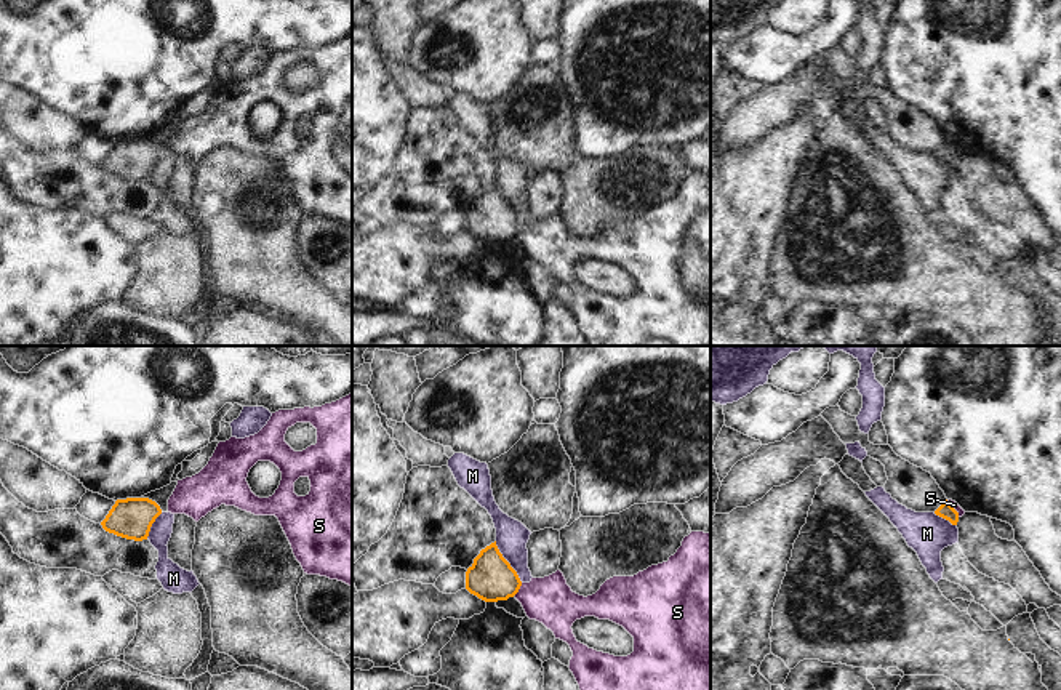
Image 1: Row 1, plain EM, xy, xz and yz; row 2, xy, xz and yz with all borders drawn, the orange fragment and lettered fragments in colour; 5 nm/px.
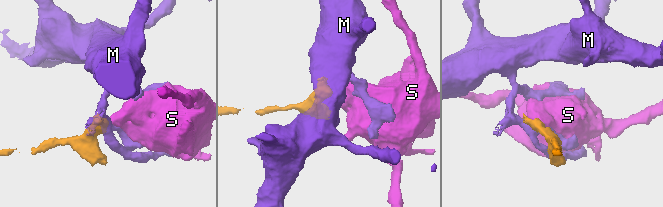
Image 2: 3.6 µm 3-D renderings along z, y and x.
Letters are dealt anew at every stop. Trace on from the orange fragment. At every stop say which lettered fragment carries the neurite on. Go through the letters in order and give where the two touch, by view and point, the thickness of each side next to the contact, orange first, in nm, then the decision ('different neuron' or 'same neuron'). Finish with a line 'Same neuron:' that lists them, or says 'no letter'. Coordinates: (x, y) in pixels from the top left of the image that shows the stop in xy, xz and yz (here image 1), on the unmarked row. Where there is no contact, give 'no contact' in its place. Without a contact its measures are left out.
M: xz (508, 204) | 240/160 nm | different neuron
S: xz (519, 229) | 240/240 nm | different neuron
Same neuron: no letter

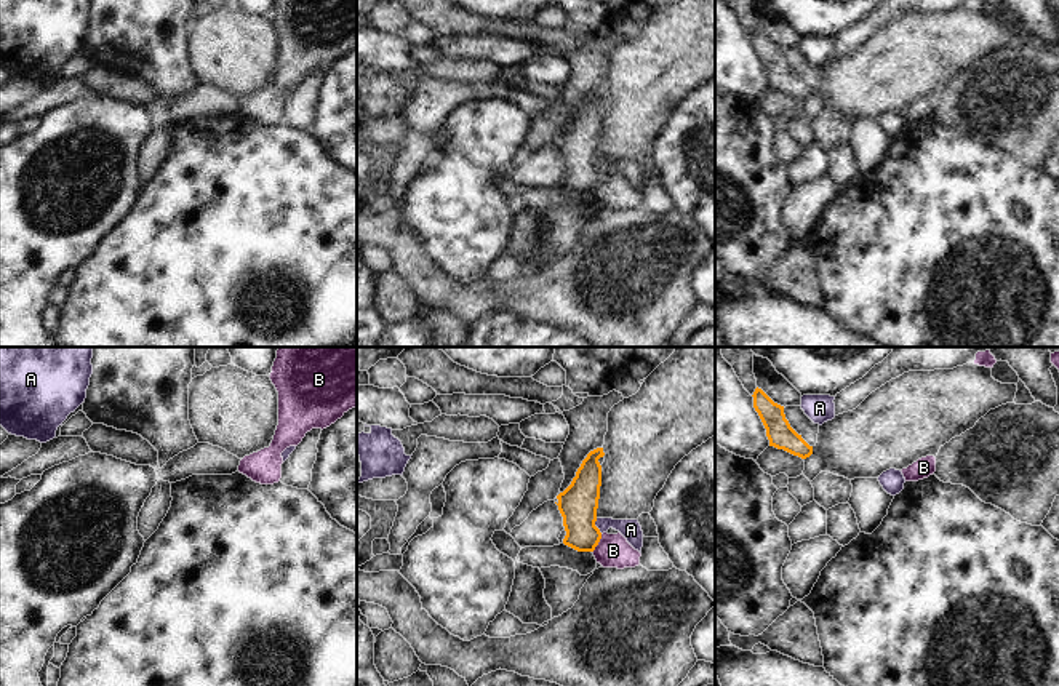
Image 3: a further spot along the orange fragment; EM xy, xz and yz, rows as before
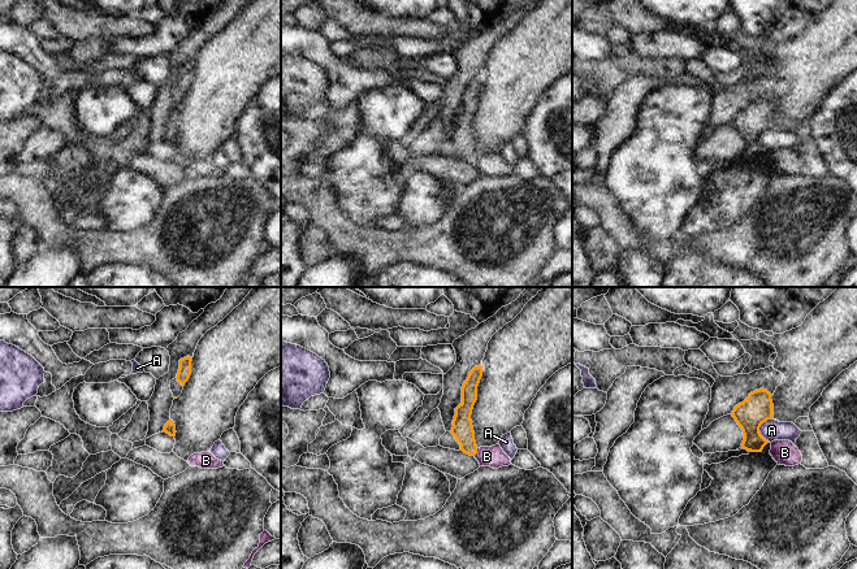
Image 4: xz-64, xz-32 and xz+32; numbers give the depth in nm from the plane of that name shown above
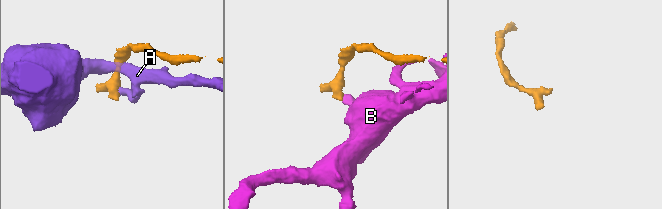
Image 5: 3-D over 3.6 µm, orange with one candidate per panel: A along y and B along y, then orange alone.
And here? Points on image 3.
A: xz (595, 168) | 200/100 nm | different neuron
B: xz (597, 186) | 200/170 nm | different neuron
Same neuron: no letter

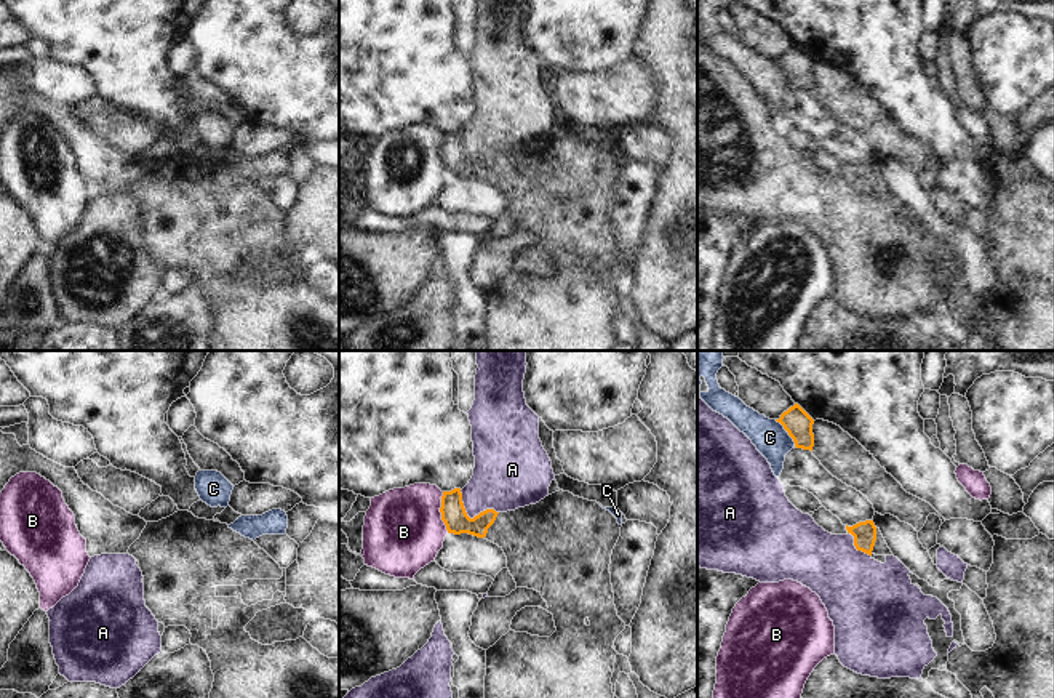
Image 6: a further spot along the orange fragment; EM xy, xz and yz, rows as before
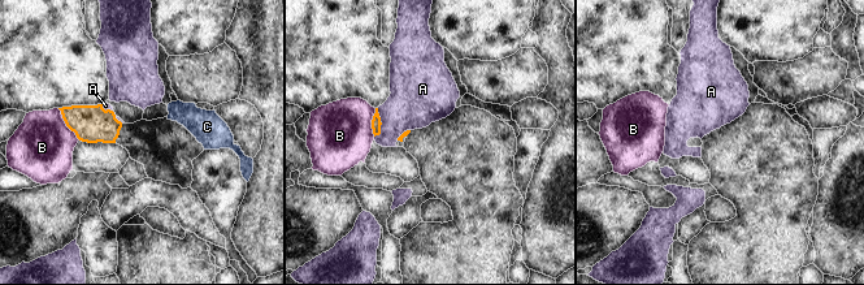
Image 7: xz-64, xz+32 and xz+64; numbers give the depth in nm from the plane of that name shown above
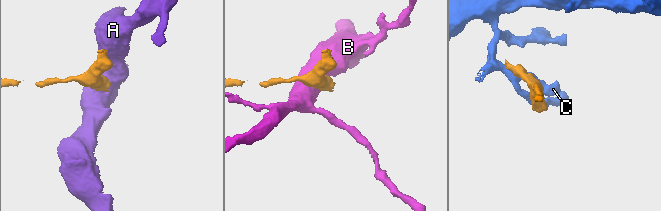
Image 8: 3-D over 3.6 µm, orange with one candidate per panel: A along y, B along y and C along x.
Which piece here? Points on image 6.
A: xz (469, 159) | 130/300 nm | different neuron
B: xz (440, 152) | 130/400 nm | different neuron
C: yz (787, 72) | 140/170 nm | different neuron
Same neuron: no letter

